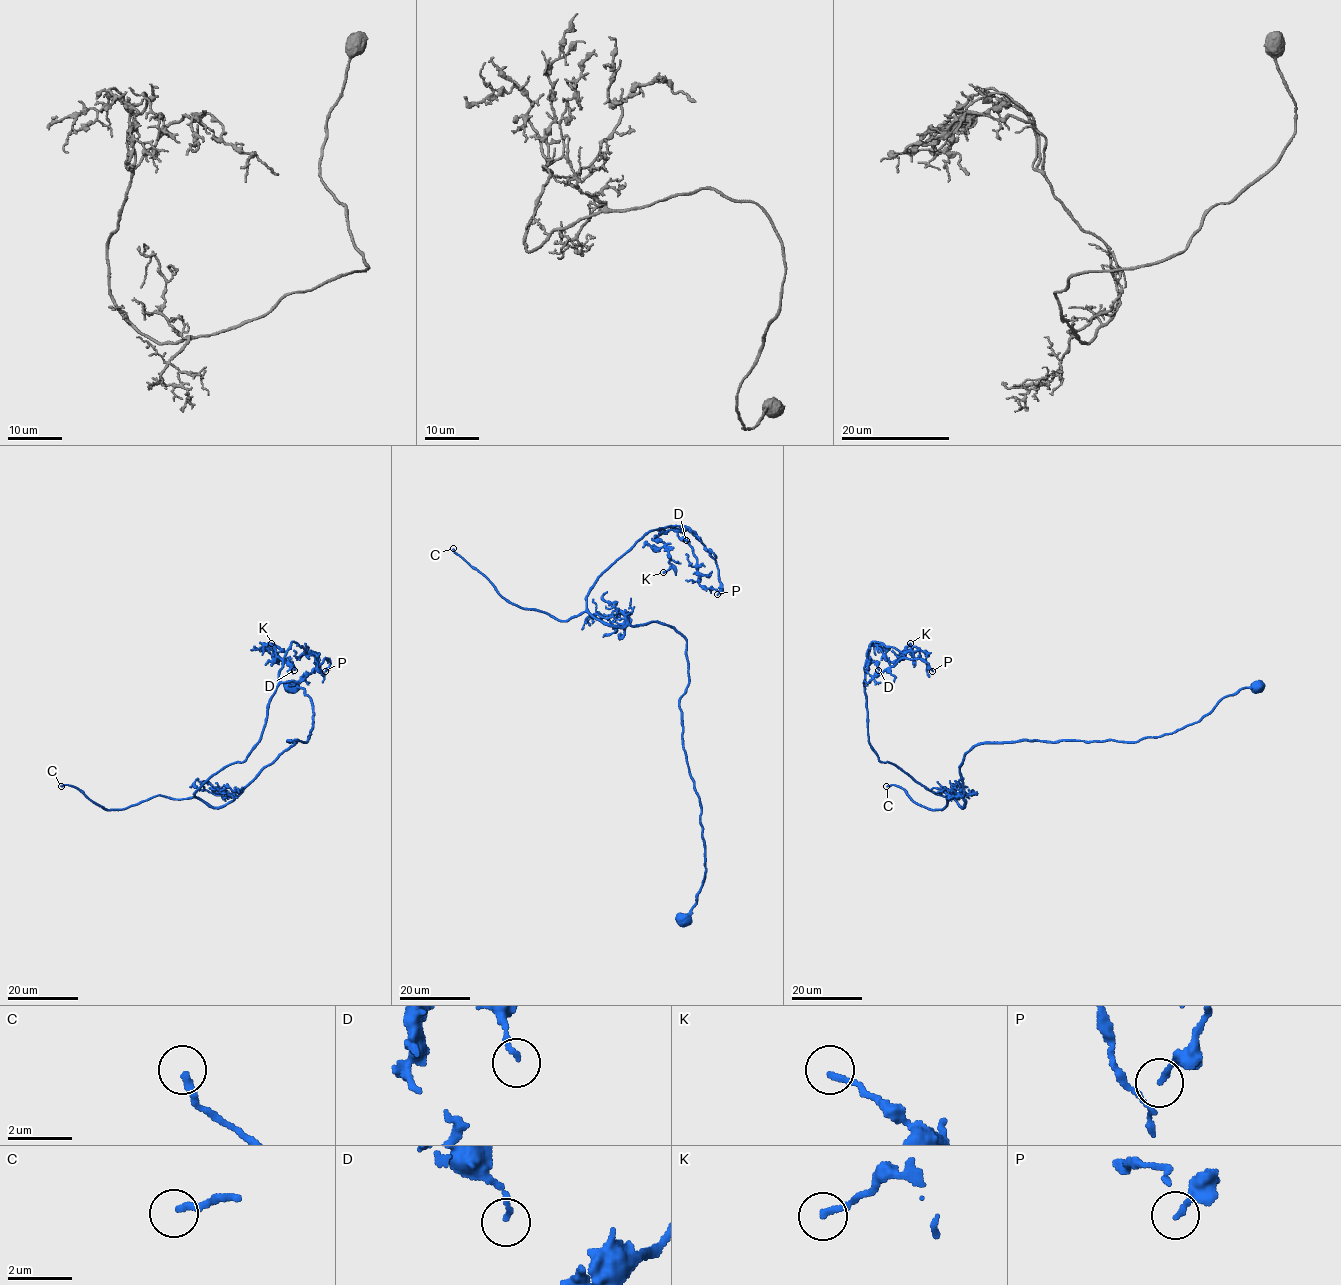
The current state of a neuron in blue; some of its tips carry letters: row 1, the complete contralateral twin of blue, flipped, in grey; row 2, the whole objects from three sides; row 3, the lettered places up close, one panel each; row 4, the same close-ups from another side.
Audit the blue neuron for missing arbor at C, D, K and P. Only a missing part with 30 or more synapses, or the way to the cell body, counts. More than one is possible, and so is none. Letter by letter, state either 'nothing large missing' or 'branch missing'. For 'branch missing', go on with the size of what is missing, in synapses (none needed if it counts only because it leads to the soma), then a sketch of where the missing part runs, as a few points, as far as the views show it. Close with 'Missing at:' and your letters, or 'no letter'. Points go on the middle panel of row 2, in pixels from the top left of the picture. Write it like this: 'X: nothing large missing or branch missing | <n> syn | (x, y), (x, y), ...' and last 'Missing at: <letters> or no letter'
C: branch missing | 200 syn
D: nothing large missing
K: nothing large missing
P: nothing large missing
Missing at: C

